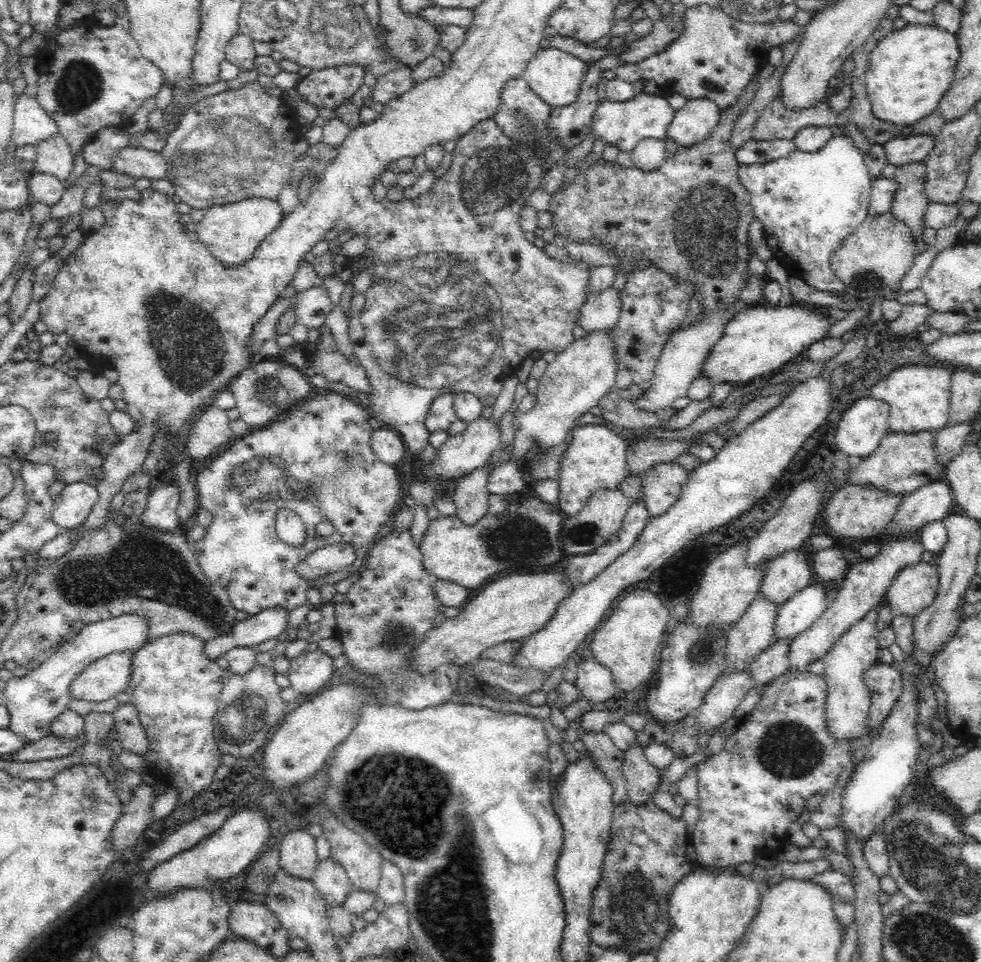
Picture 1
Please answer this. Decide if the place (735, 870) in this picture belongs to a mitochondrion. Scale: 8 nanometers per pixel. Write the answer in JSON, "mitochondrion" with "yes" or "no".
{"mitochondrion":"no"}

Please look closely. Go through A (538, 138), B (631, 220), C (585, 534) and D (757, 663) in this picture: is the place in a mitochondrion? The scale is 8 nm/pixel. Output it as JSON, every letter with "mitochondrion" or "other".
{"A":"mitochondrion","B":"other","C":"mitochondrion","D":"other"}

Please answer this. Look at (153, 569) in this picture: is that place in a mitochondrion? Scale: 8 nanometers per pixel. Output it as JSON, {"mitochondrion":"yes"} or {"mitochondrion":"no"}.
{"mitochondrion":"yes"}

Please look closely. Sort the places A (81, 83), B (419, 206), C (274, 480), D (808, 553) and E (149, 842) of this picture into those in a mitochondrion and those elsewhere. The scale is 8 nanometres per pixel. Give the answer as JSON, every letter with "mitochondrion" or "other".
{"A":"mitochondrion","B":"other","C":"mitochondrion","D":"other","E":"other"}

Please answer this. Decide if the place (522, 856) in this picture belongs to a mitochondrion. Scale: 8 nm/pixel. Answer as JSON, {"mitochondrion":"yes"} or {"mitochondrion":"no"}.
{"mitochondrion":"no"}

